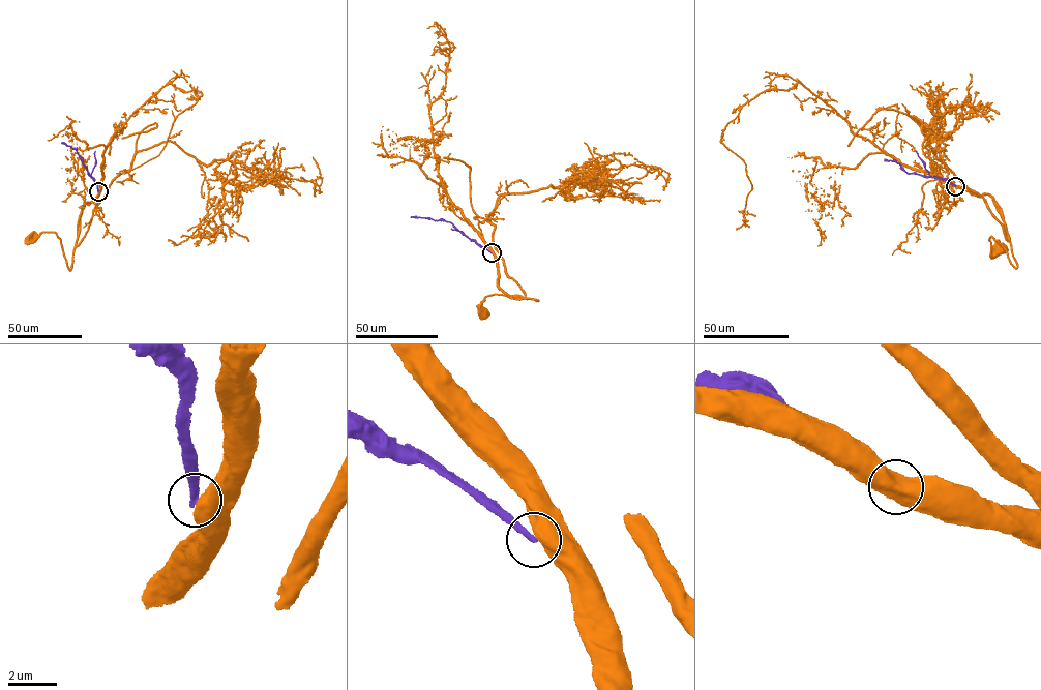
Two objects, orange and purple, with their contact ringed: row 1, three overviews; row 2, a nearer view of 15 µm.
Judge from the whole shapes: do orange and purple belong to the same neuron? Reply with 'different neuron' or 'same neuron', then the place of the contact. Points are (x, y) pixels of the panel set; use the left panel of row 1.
different neuron; place (98, 191)

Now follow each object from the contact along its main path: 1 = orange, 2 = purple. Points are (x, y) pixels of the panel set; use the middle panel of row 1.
1: (492, 252), (497, 268), (497, 287), (514, 297), (538, 300), (495, 294), (484, 298), (483, 310)
2: (492, 252), (451, 223), (410, 217)

